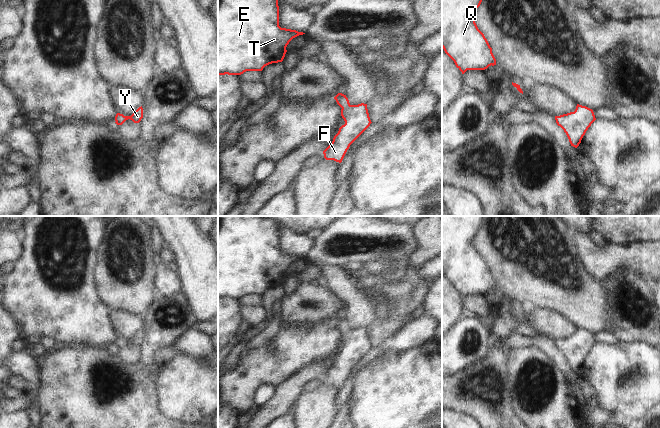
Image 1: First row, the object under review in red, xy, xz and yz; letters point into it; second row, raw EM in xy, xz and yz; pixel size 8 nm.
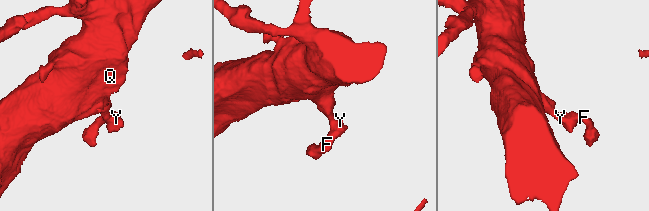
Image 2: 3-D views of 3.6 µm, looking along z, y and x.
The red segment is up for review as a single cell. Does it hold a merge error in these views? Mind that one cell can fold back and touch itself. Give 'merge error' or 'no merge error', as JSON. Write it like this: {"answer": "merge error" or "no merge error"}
{"answer": "no merge error"}

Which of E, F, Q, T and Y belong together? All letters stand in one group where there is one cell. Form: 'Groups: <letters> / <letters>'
Groups: E F Q T Y.

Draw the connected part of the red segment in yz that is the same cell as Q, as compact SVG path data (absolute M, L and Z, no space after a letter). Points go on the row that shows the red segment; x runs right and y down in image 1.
M442 0L442 48L462 74L467 70L485 70L496 65L492 48L474 20L481 2L482 0Z

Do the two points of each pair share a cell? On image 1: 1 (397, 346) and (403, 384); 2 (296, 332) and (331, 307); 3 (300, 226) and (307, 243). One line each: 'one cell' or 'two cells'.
1: two cells
2: two cells
3: two cells

